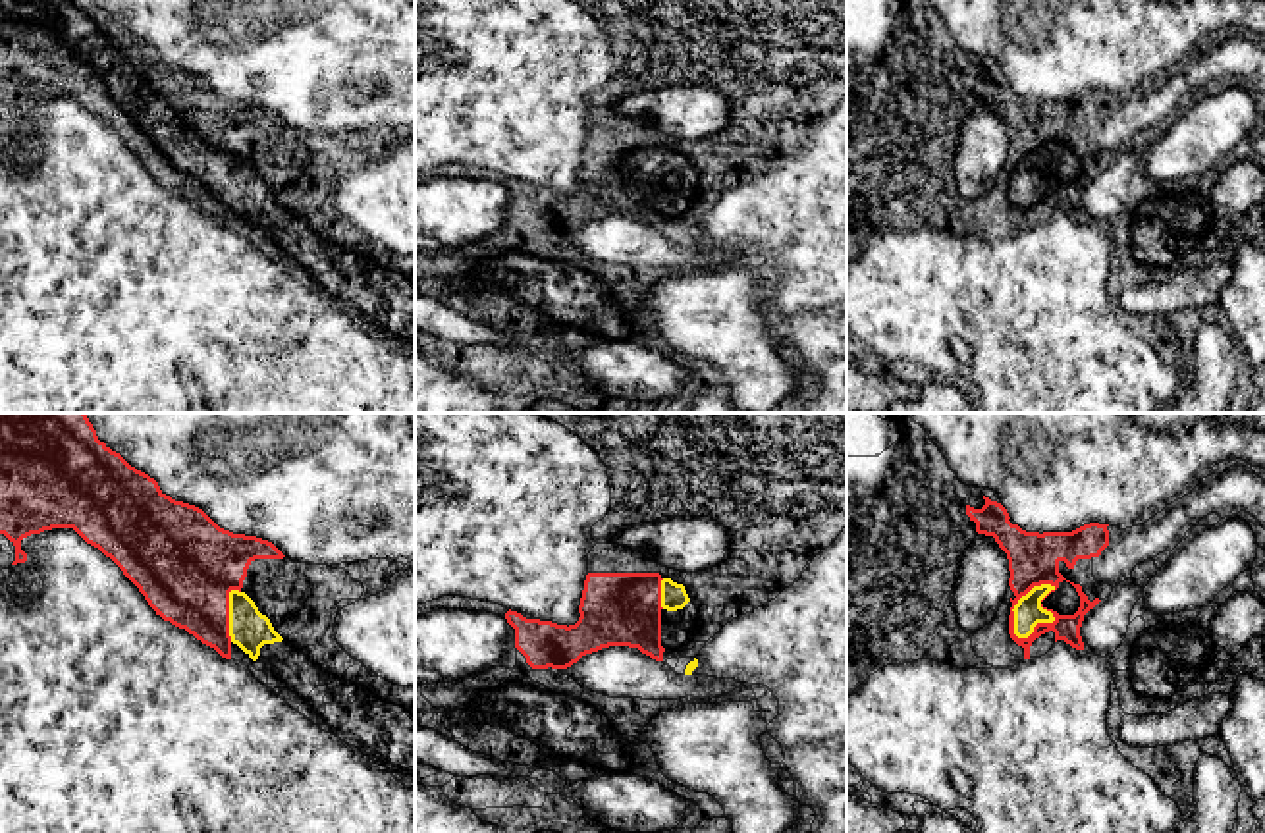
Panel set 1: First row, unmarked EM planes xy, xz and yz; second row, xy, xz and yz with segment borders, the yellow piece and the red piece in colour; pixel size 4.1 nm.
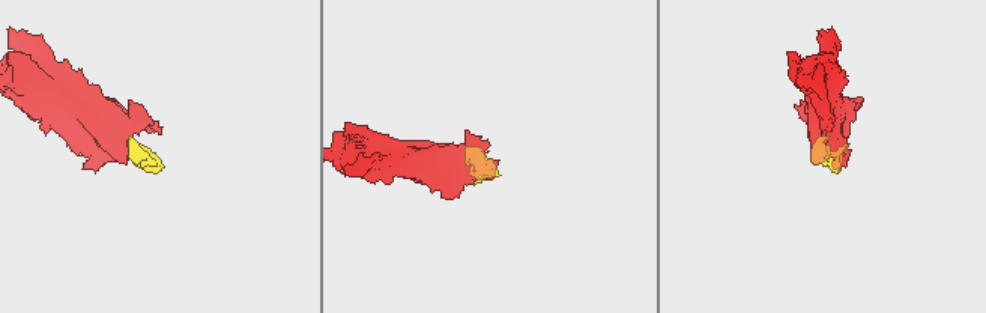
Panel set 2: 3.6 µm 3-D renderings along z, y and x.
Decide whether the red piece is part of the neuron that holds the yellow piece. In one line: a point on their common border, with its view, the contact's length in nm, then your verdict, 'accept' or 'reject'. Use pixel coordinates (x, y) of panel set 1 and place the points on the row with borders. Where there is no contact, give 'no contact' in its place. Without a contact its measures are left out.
yz (1019, 602) | 280 nm | accept

